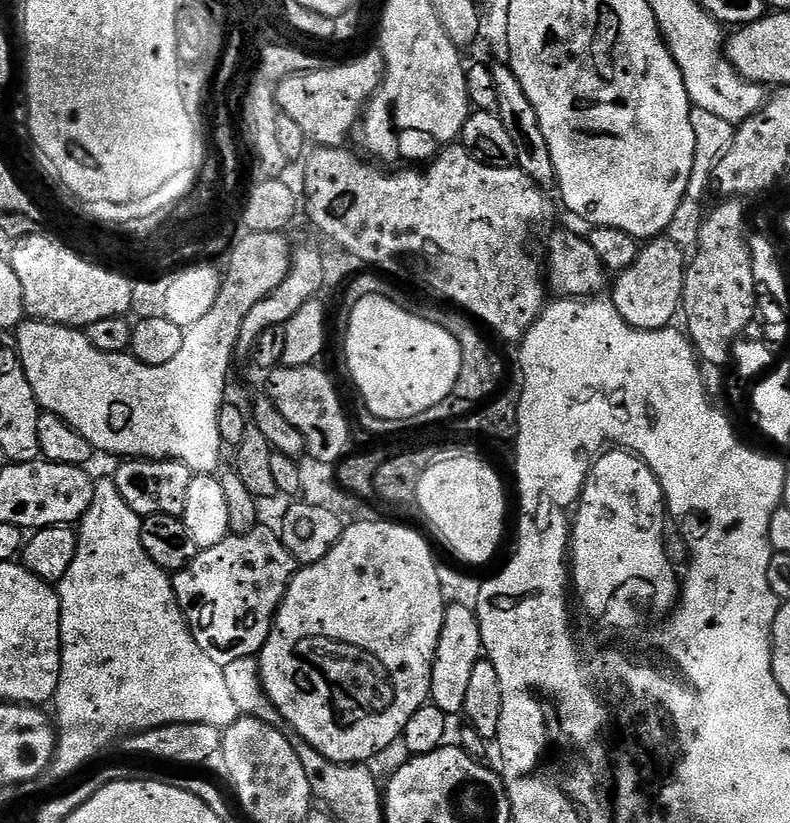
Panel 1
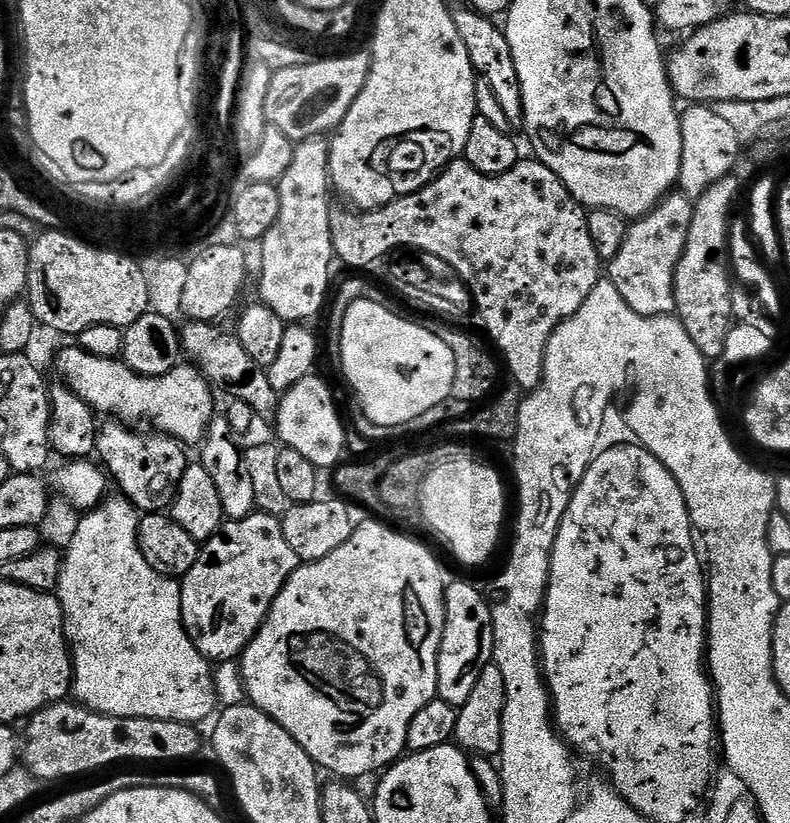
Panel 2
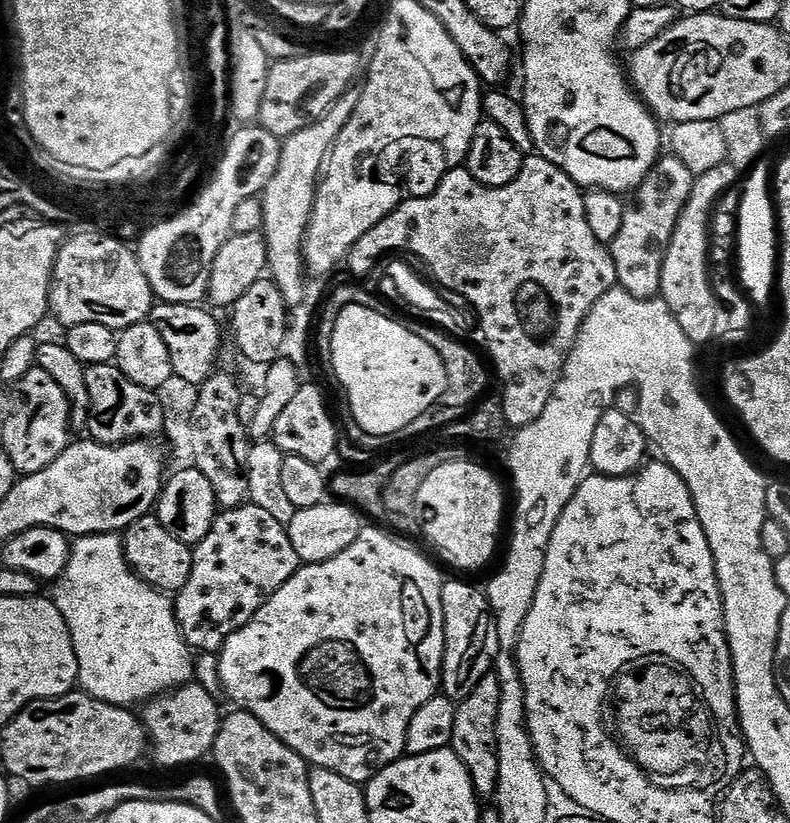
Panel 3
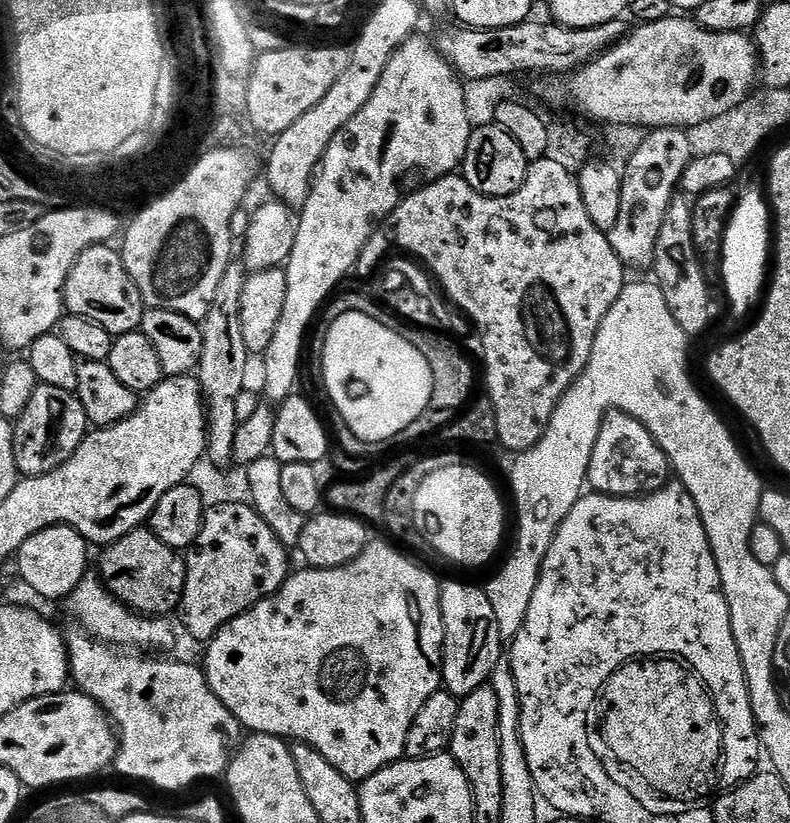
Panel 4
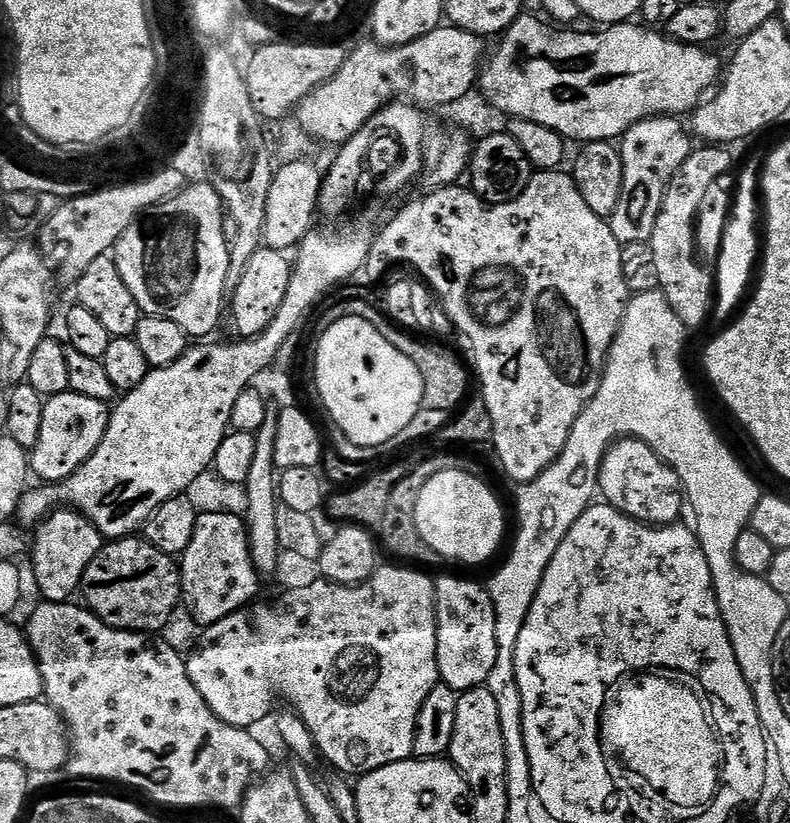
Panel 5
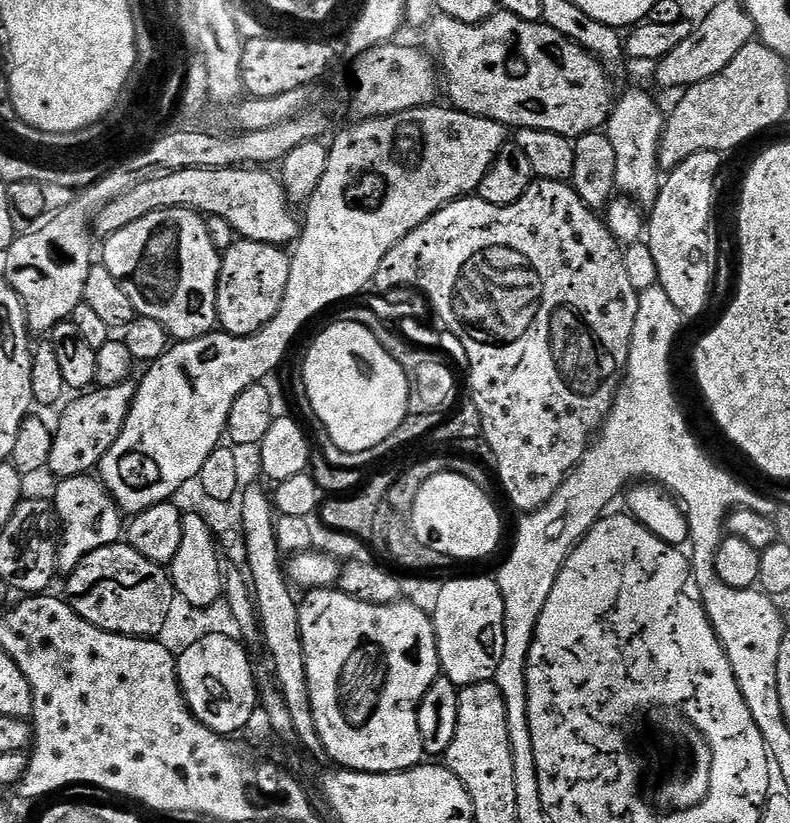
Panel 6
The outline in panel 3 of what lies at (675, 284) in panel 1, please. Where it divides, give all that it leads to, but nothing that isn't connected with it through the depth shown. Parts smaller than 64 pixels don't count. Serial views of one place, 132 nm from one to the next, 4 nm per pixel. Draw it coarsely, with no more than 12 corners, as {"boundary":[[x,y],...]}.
{"boundary":[[664,154],[625,203],[617,285],[660,296],[662,262],[696,177]]}

